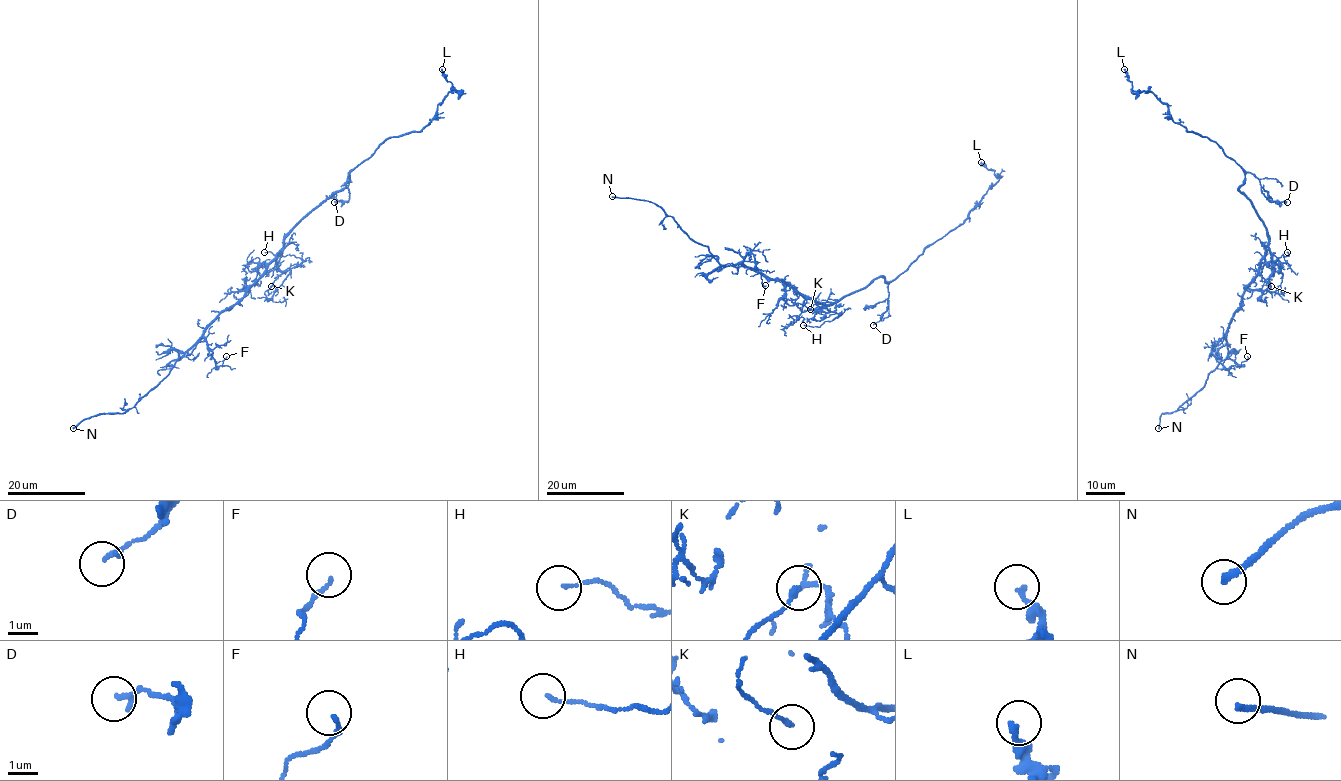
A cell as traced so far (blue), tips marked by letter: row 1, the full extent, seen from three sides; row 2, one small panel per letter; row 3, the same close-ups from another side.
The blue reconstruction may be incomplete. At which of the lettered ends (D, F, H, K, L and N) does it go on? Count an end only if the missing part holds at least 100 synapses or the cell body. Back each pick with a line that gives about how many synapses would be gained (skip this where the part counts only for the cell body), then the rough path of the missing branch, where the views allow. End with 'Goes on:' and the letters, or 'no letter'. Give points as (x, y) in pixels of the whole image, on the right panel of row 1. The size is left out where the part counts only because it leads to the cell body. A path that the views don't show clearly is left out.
Goes on: N

